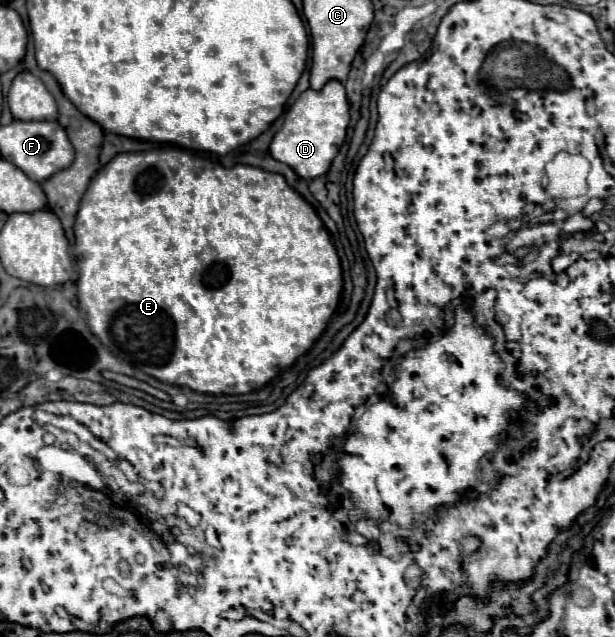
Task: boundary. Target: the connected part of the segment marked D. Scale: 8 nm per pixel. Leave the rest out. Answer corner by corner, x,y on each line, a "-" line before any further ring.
329,81
321,91
307,89
285,113
285,123
273,137
269,147
271,155
289,165
299,177
315,179
329,171
333,157
339,153
347,137
349,125
349,101
345,97
345,87
339,81

